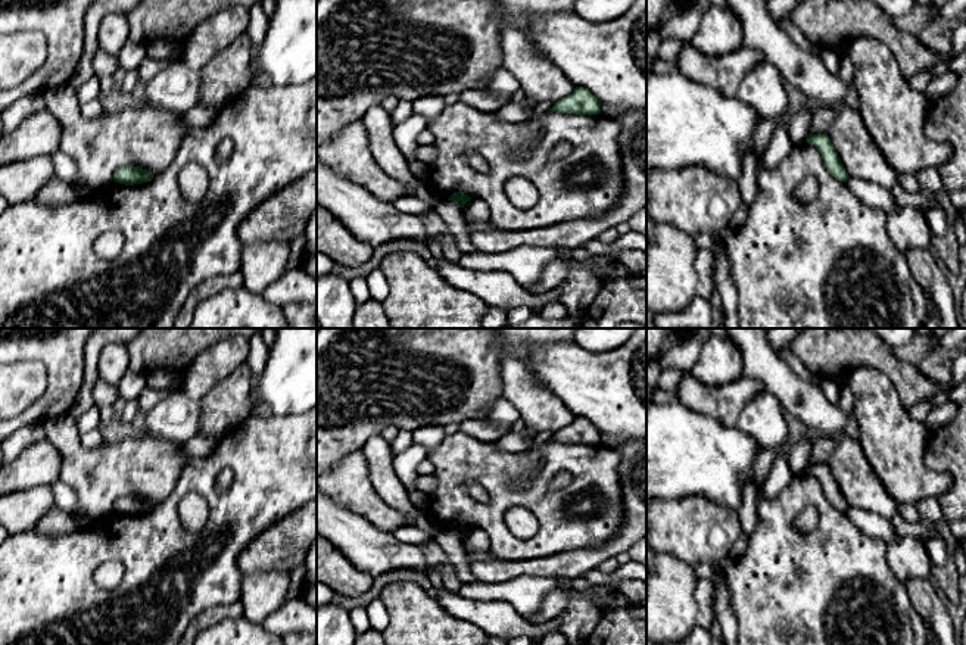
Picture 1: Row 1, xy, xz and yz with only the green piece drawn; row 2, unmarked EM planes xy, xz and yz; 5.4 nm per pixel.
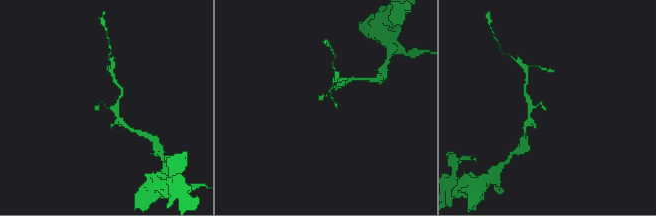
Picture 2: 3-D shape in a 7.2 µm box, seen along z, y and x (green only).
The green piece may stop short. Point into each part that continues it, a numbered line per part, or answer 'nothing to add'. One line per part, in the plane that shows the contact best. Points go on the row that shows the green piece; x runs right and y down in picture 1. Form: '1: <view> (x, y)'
nothing to add

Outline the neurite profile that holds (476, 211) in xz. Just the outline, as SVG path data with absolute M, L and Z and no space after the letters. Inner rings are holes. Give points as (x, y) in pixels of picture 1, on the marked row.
M471 199L464 205L464 215L477 230L484 228L490 222L490 211L484 200Z

